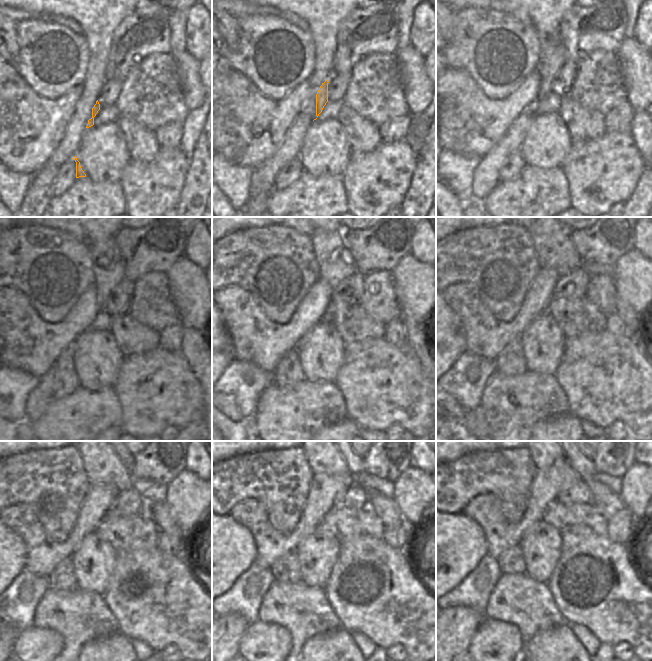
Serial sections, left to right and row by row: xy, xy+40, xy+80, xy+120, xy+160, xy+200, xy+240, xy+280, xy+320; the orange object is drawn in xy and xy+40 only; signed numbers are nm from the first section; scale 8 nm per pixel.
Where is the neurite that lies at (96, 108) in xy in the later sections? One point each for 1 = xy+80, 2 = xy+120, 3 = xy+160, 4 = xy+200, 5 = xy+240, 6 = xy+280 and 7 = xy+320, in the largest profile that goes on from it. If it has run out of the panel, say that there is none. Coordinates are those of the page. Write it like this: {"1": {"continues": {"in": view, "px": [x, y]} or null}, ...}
{"1": {"continues": {"in": "xy+80", "px": [552, 50]}}, "2": {"continues": {"in": "xy+120", "px": [107, 261]}}, "3": {"continues": {"in": "xy+160", "px": [335, 262]}}, "4": {"continues": {"in": "xy+200", "px": [554, 248]}}, "5": {"continues": {"in": "xy+240", "px": [103, 466]}}, "6": {"continues": {"in": "xy+280", "px": [329, 461]}}, "7": {"continues": {"in": "xy+320", "px": [542, 461]}}}

